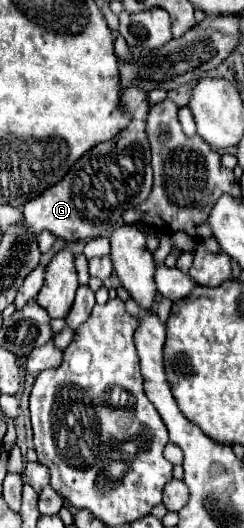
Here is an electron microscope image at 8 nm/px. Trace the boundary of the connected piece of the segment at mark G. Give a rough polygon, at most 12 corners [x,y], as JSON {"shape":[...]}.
{"shape":[[148,92],[60,182],[24,204],[34,232],[108,236],[152,190]]}

